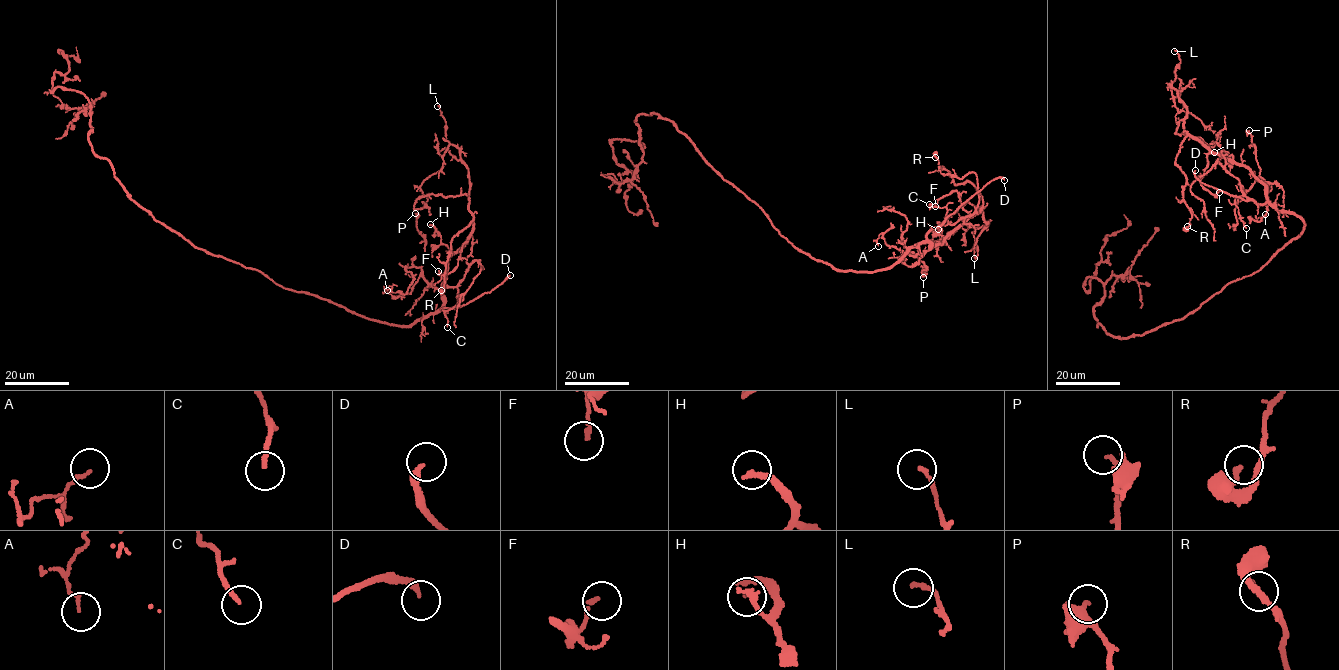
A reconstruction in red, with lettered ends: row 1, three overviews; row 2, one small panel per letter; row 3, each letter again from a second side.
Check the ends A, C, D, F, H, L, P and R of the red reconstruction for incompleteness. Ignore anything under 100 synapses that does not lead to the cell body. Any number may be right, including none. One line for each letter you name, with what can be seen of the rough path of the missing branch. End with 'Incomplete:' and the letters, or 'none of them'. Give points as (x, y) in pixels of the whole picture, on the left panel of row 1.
D: Course of what is missing: (510, 275), (499, 294), (502, 307), (498, 308)
Incomplete: D

